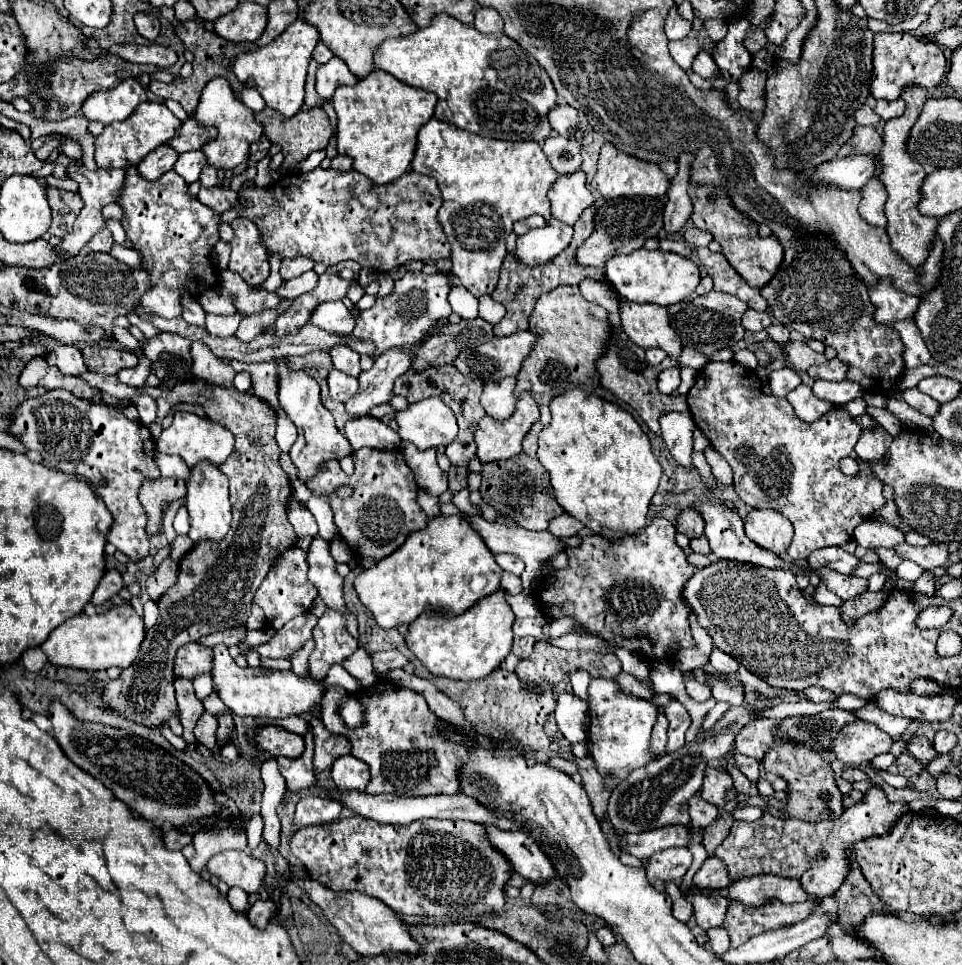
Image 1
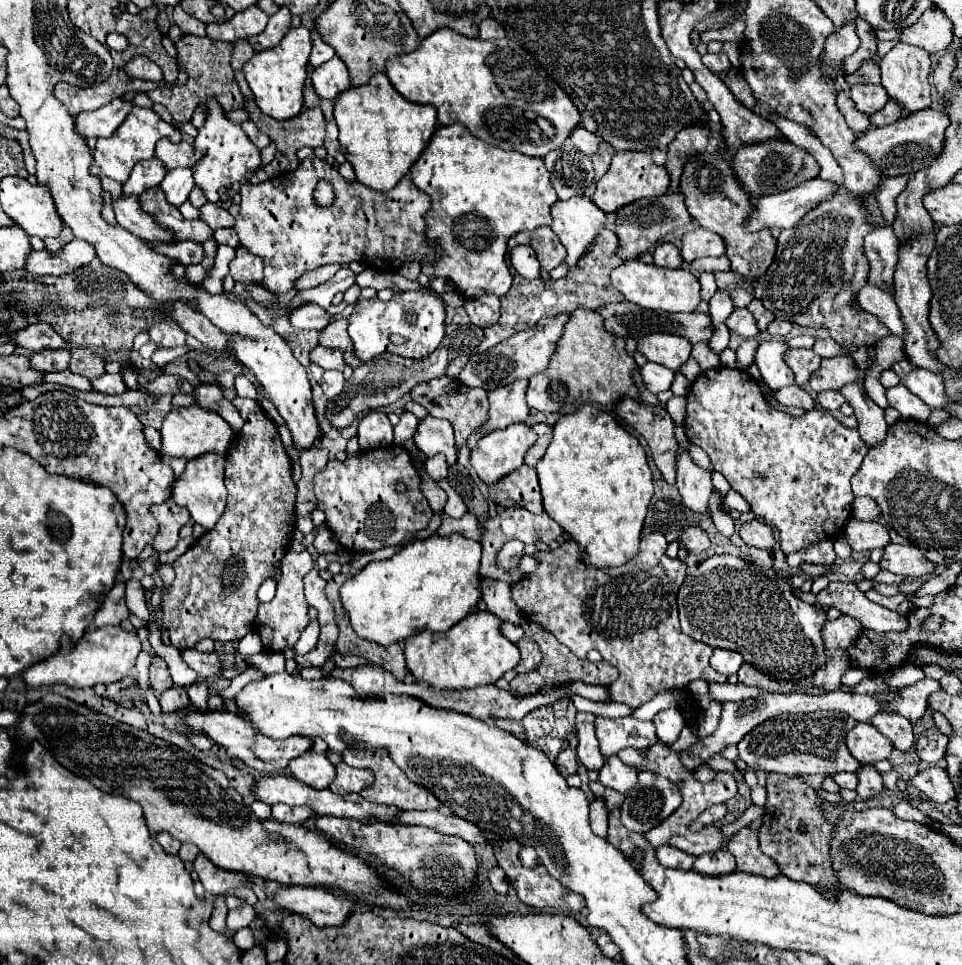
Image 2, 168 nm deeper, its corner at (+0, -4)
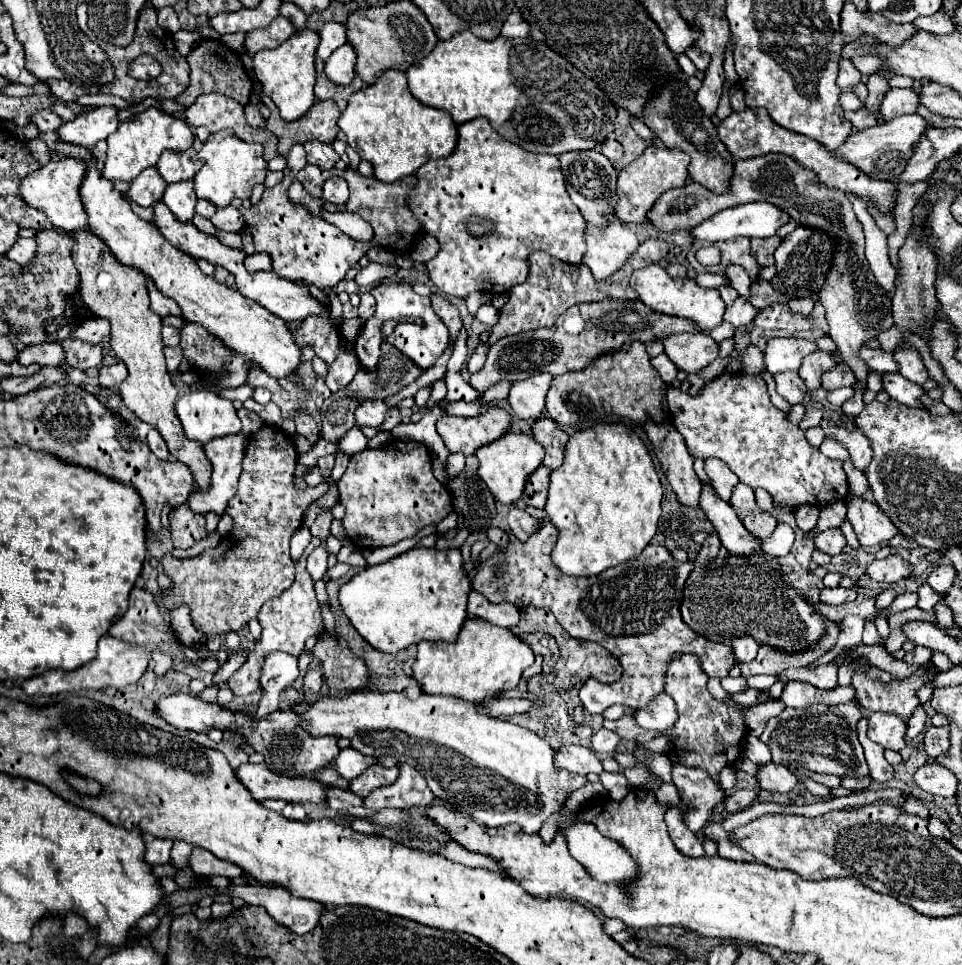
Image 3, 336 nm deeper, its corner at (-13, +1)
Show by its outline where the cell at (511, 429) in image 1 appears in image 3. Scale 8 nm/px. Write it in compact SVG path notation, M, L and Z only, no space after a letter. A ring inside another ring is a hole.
M507 432L499 440L495 440L495 442L487 444L487 446L479 448L475 452L475 456L479 458L479 470L477 470L477 474L485 482L485 486L493 494L493 498L497 502L501 502L501 504L513 504L513 502L517 502L523 496L527 478L535 472L535 468L541 466L545 450L529 434Z

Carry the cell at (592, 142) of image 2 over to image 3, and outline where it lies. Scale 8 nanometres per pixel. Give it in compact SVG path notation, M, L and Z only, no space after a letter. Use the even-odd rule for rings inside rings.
M605 140L601 144L601 152L611 160L611 162L617 162L621 156L623 156L623 146L617 142L617 140Z

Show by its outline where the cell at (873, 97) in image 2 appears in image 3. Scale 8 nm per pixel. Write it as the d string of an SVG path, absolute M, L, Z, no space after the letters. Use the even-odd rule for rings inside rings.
M867 108L857 110L857 112L847 112L845 120L849 120L855 130L865 130L865 128L871 128L871 126L877 124L877 120L873 118L873 114L867 112Z

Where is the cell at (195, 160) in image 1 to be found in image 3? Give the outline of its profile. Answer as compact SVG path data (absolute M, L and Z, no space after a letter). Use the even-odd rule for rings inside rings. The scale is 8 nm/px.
M193 180L167 186L163 204L171 210L171 214L179 222L191 222L193 214L195 214L195 204L197 204L197 198L193 192Z

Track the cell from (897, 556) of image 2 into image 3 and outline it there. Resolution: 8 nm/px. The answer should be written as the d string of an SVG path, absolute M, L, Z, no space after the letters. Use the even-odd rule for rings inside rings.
M897 554L885 558L885 560L873 560L869 564L869 568L865 570L865 574L871 580L879 580L879 582L897 582L903 578L911 576L911 564L903 558L899 558Z

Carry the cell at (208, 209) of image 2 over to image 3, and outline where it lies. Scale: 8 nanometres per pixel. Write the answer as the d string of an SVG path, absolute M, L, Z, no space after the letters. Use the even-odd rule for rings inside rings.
M233 206L219 208L215 212L215 216L211 218L211 222L215 224L217 230L223 230L223 232L241 232L243 226L245 226L245 220L243 220L241 212Z

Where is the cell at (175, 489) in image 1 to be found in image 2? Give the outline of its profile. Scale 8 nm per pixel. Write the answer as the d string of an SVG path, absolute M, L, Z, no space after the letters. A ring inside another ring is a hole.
M166 499L164 503L152 505L150 513L158 521L158 533L154 537L154 551L170 551L178 543L178 531L182 525L190 521L190 513L176 505L172 499Z

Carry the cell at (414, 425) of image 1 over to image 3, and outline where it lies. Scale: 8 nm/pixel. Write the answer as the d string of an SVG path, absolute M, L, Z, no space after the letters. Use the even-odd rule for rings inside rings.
M493 406L475 418L443 416L437 422L437 432L449 452L463 452L465 456L471 456L477 448L491 444L507 434L511 424L513 416L505 408Z

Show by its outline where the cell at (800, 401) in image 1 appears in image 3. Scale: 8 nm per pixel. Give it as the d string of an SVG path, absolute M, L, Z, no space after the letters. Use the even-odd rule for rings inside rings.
M781 372L773 376L777 382L777 392L791 404L801 404L805 396L805 384L797 372Z

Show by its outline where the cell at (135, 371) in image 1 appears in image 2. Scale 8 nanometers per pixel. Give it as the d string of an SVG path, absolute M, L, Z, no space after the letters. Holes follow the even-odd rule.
M104 373L102 377L94 379L92 387L94 391L102 391L106 395L122 395L124 391L128 391L126 383L122 381L122 375L110 375L110 373Z

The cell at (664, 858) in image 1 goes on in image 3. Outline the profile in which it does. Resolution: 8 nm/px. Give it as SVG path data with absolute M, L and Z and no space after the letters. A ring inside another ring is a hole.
M681 804L675 806L675 808L671 808L665 814L665 822L667 822L669 836L671 836L671 840L673 840L673 844L677 846L679 852L683 852L685 856L693 856L693 858L705 856L703 844L697 838L697 834L691 832L687 828L687 824L683 824L683 806Z

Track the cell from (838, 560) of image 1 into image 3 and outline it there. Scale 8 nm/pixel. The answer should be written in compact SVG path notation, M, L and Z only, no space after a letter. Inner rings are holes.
M829 528L829 530L823 530L815 536L817 550L827 552L829 556L837 556L845 548L845 544L847 544L845 536L841 534L839 528Z

